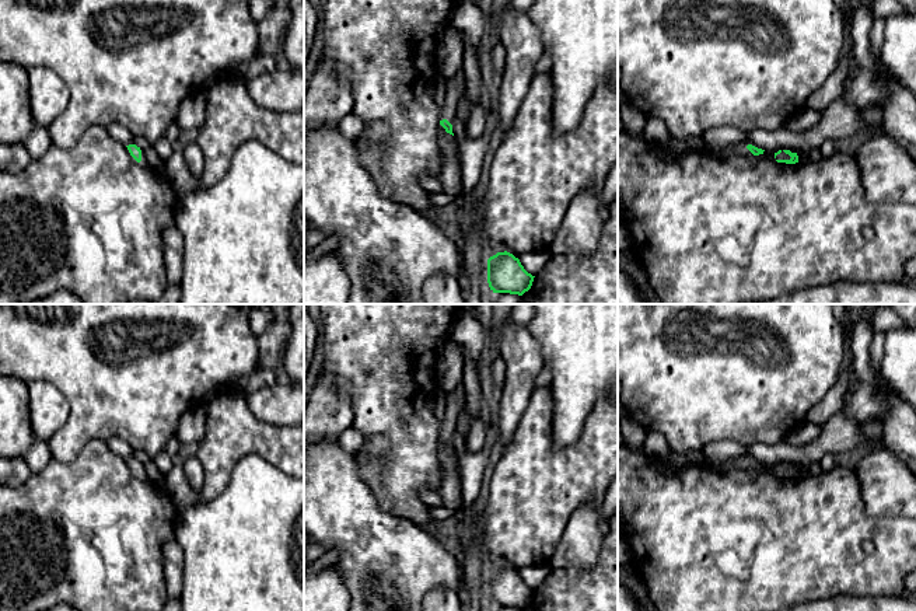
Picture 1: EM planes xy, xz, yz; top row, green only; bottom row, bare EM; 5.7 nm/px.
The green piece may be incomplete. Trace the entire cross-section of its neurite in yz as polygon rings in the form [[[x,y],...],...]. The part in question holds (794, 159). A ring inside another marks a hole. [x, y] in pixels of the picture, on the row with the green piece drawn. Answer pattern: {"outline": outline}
{"outline": [[[811,149],[805,156],[798,157],[797,153],[790,150],[779,150],[775,153],[775,158],[777,163],[796,164],[796,163],[807,163],[807,161],[818,161],[821,160],[821,149]]]}

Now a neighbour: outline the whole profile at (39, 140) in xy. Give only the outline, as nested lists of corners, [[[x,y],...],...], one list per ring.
[[[35,125],[32,133],[25,142],[25,147],[29,156],[32,157],[32,160],[42,157],[50,146],[52,146],[52,139],[48,132],[48,128]]]

